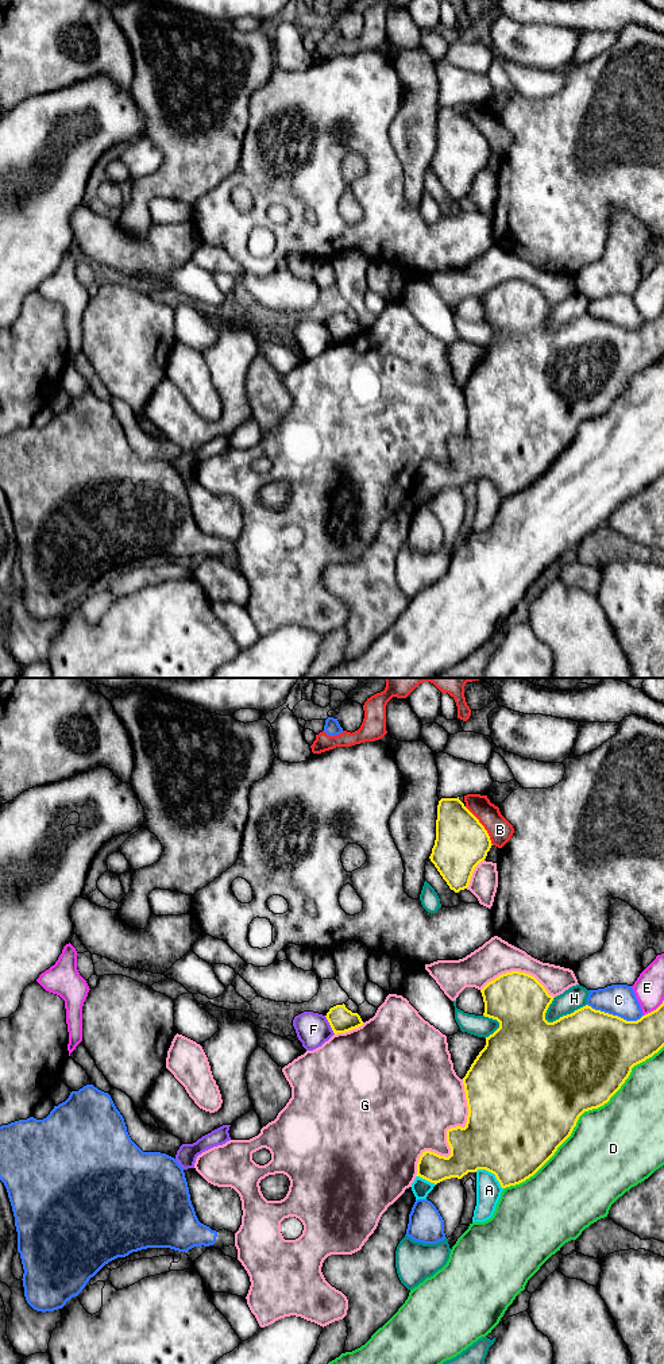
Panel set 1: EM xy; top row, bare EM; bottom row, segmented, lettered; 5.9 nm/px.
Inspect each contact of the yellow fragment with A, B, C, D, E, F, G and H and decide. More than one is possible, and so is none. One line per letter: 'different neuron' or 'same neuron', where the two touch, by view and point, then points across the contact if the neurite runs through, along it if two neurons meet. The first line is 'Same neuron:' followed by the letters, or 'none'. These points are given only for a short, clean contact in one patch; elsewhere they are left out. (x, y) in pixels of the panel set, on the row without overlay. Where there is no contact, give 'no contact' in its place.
Same neuron: none
A: different neuron | xy (491, 481)
B: different neuron | xy (482, 134)
C: different neuron | xy (616, 324)
D: different neuron | xy (582, 422)
E: different neuron | xy (653, 319)
F: different neuron | xy (329, 332) | along xy (324, 324), (335, 342)
G: different neuron | xy (447, 443)
H: different neuron | xy (564, 324)

